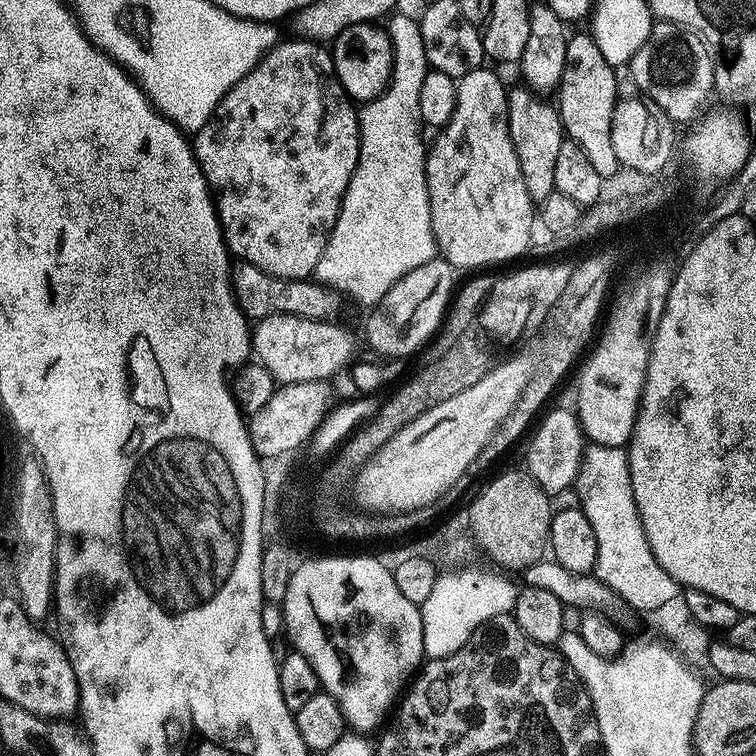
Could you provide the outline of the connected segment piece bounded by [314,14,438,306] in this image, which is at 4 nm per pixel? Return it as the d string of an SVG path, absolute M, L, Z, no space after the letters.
M392 14L387 17L386 31L390 42L392 43L392 77L388 80L388 87L385 88L381 96L375 96L372 100L367 101L359 109L358 119L360 121L360 153L358 154L358 162L354 174L350 178L348 188L344 191L344 201L340 207L338 218L334 222L334 230L330 234L330 238L326 242L326 250L322 250L322 258L318 258L318 266L314 273L315 279L329 287L335 288L342 294L354 296L361 300L367 306L375 306L379 300L390 290L390 286L394 286L396 282L401 280L406 274L410 274L410 270L414 270L418 266L422 266L426 262L437 259L438 249L436 247L436 236L432 232L432 215L430 214L430 194L428 193L428 183L426 182L426 140L424 144L424 136L420 133L422 129L422 121L420 111L418 110L418 93L422 91L422 78L426 78L429 72L428 59L426 58L426 46L422 46L422 30L420 29L419 19L413 16L396 16Z

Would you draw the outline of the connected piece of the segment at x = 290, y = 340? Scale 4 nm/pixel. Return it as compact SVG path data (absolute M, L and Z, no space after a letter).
M274 312L255 325L252 352L258 363L270 370L277 385L312 386L317 382L328 382L332 375L335 377L343 373L354 360L352 336L336 323L340 322L311 320L294 314Z

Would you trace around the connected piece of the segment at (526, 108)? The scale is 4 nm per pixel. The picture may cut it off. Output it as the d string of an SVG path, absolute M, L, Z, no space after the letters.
M531 87L512 88L508 94L508 129L514 142L514 150L518 154L518 166L522 166L522 178L526 182L526 190L534 202L544 201L548 195L556 191L554 186L554 165L558 163L558 149L566 138L564 123L560 121L560 109L555 103L547 104Z

